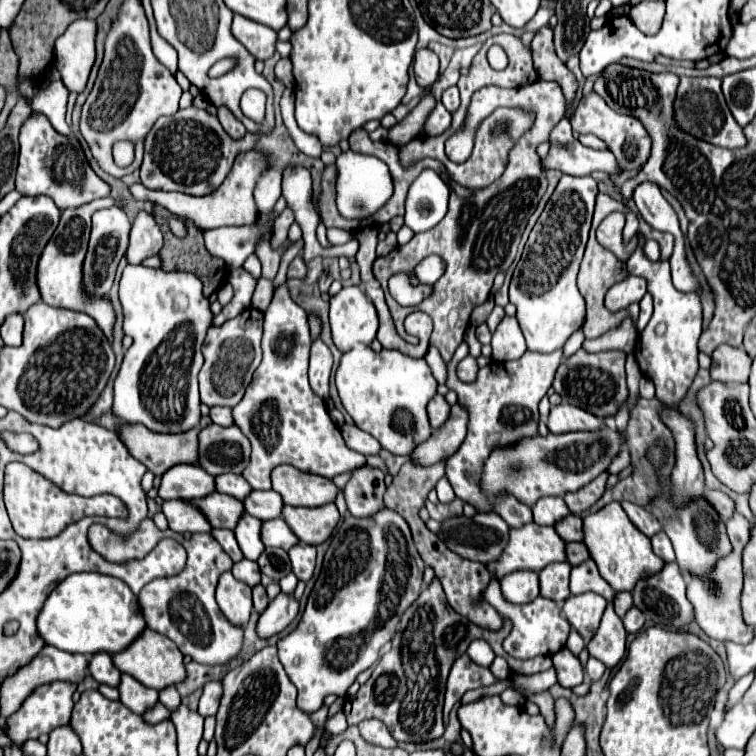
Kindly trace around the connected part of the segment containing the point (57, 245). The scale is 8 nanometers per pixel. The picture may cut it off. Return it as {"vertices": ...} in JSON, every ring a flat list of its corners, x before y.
{"vertices":[[110,197,98,199,94,203,76,207,76,209,64,209,58,229,54,231,52,239,46,243,40,259,38,259,38,267,36,267,36,285,40,291,40,299,46,305,52,307,64,307,64,309,74,309,74,311,82,311,88,313,98,327,104,331,104,335,108,339,112,339,112,325,114,325,114,311,112,305,108,301,108,297,102,299,90,299,84,291,82,291,82,259,86,255,86,243,90,237,90,217,96,209,111,206,124,206,123,201,112,201]]}

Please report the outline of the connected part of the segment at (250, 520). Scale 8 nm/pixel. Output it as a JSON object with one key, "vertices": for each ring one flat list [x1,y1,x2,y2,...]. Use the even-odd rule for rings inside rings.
{"vertices":[[244,513,238,523,236,523,236,529,234,529,234,535,236,535,236,541,244,553,246,559,252,559,256,561,260,557,260,553,264,551,264,545,260,541,260,531,262,527,262,521,260,519,254,519,252,515]]}

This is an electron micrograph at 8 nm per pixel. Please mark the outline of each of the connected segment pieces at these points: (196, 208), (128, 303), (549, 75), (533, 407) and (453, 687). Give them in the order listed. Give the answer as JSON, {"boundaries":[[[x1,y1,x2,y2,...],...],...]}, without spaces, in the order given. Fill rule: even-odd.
{"boundaries":[[[246,151,240,153,234,161,234,167,230,169,230,173,226,175,224,183,214,191,214,195,210,197,190,197,190,195,182,195,182,193,164,193,164,191,150,191,146,187,142,187,142,183,134,183,128,187,128,191,132,193,134,199,144,199,150,203,160,203,162,207,166,207,170,213,178,215,178,217,186,217,194,223,198,223,198,227,206,229,214,229,214,227,222,227,222,225,254,225,258,219,258,209,254,207,254,183,258,179,258,175,270,167,266,163,266,159,256,153,256,151]],[[126,265,120,277,118,297,124,313,124,333,130,335,134,343,126,351,120,371,114,379,114,413,128,423,142,423,158,433,184,433,192,427,198,427,198,371,202,367,202,343,208,327,212,325,212,313,208,299,202,295,200,279,182,271,168,273,142,265]],[[542,27,532,43,530,43,530,53,534,59,534,69,538,73,540,81,556,81,566,97,566,113,564,117,570,117,572,111,572,101,578,89,578,81,572,75,572,71,556,57,554,53,554,43,552,43,552,29,550,27]],[[461,343,448,363,446,387,450,391,456,391,458,405,462,405,468,413,468,433,460,449,446,461,446,477,456,497,470,503,478,513,498,513,510,527,520,527,522,523,532,521,532,509,510,493,486,495,480,489,480,475,484,467,482,461,488,459,492,449,510,447,512,443,518,443,524,437,534,437,538,433,538,403,554,381,554,373,562,359,562,349,552,351,548,355,526,351,520,359,508,363,492,361,490,365,478,371,476,381,458,383,456,367,468,355,468,345]],[[462,655,454,661,450,675,448,675,448,683,446,683,446,691,443,705,443,719,445,725,449,721,450,709,456,701,460,701,460,697,470,691,470,689,478,689,478,687,486,687,486,685,494,685,494,675,490,673,488,667,480,667,476,665,468,655]]]}

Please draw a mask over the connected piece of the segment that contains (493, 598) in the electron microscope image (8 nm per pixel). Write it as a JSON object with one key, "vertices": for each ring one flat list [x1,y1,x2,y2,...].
{"vertices":[[492,579,488,583,488,587,482,591,482,599,486,603,490,603,504,619,508,619,512,623,510,637,504,639,504,649,508,655,512,655,516,659,532,659,538,655,550,657,566,645,568,633,570,633,570,623,560,613,560,607,554,601,550,601,546,597,536,597,532,603,526,603,526,605,506,603,506,599,502,599,502,593,500,593,500,581,496,581,496,579]]}

